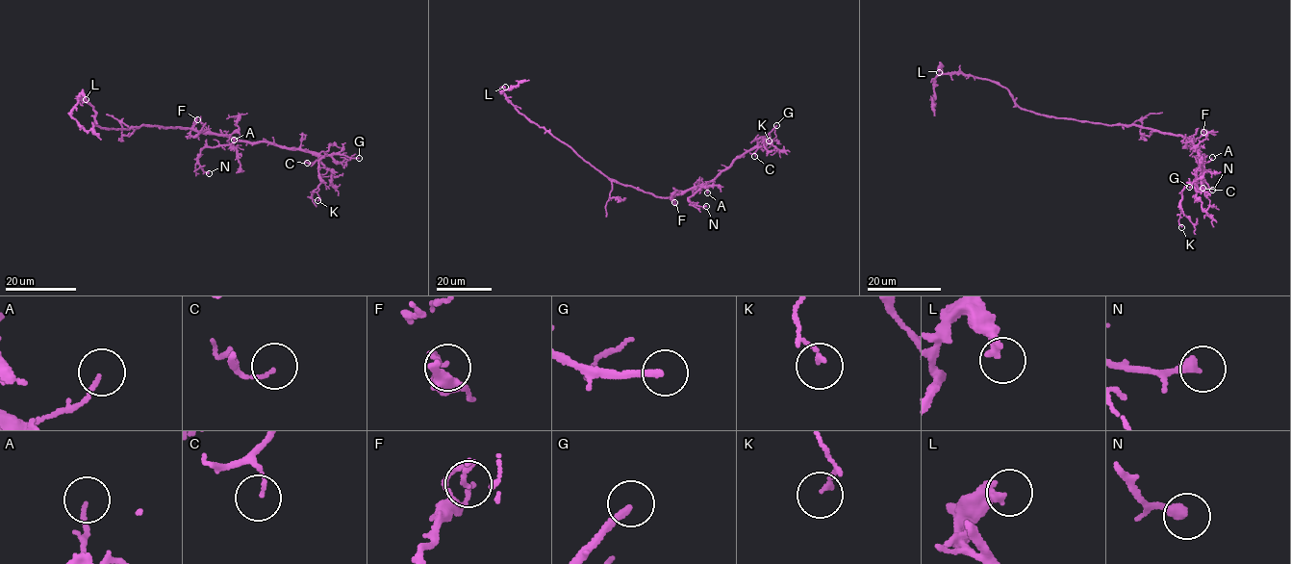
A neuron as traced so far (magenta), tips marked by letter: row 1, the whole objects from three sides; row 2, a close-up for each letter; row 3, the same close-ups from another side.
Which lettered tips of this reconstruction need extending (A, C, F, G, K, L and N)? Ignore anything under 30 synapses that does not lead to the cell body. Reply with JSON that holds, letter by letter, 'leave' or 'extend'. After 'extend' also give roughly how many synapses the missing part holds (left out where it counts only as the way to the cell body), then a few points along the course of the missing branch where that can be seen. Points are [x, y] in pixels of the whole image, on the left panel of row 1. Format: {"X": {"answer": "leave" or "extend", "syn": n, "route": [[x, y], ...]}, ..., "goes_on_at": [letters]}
{"A": {"answer": "leave"}, "C": {"answer": "leave"}, "F": {"answer": "leave"}, "G": {"answer": "extend"}, "K": {"answer": "leave"}, "L": {"answer": "leave"}, "N": {"answer": "leave"}, "goes_on_at": ["G"]}

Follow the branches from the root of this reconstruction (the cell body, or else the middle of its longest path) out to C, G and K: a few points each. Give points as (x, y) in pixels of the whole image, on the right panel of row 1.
C: (1140, 126), (1190, 140), (1202, 159), (1195, 170), (1198, 188), (1202, 188)
G: (1140, 126), (1177, 135), (1195, 144), (1202, 160), (1195, 169), (1196, 182), (1189, 187)
K: (1140, 126), (1190, 140), (1202, 157), (1195, 169), (1195, 181), (1187, 183), (1181, 192), (1178, 220), (1181, 227)

